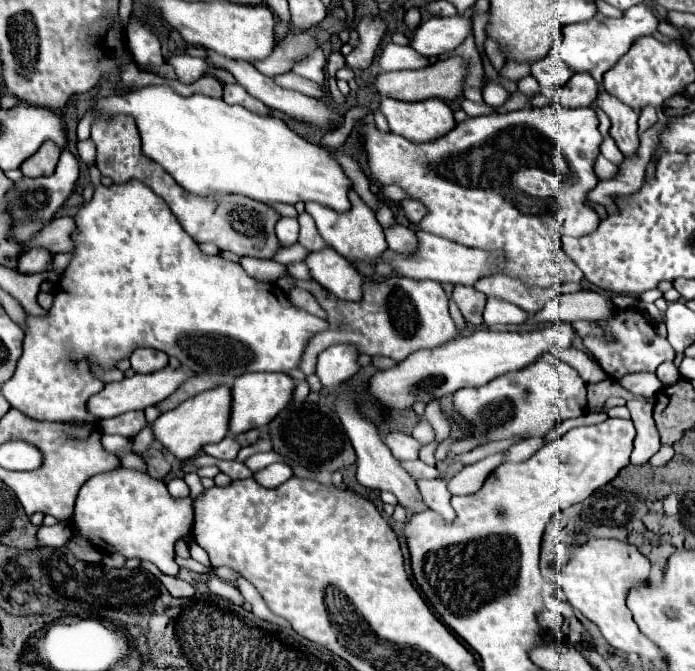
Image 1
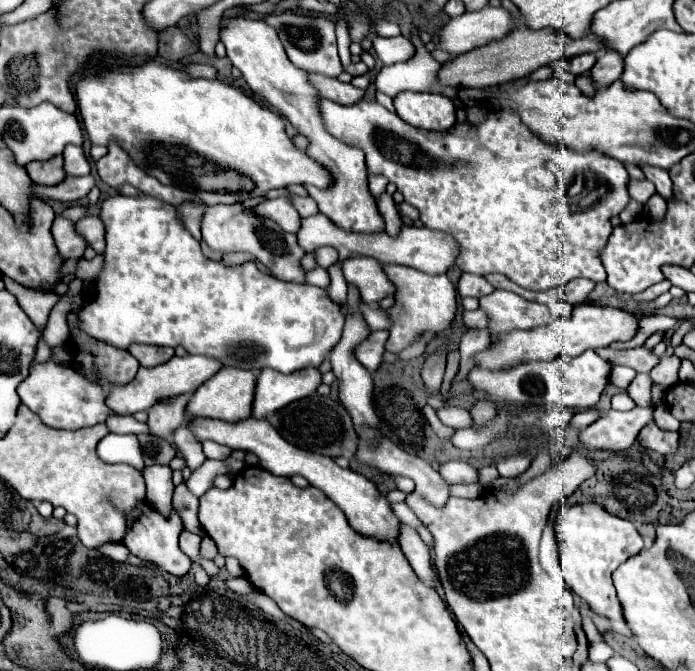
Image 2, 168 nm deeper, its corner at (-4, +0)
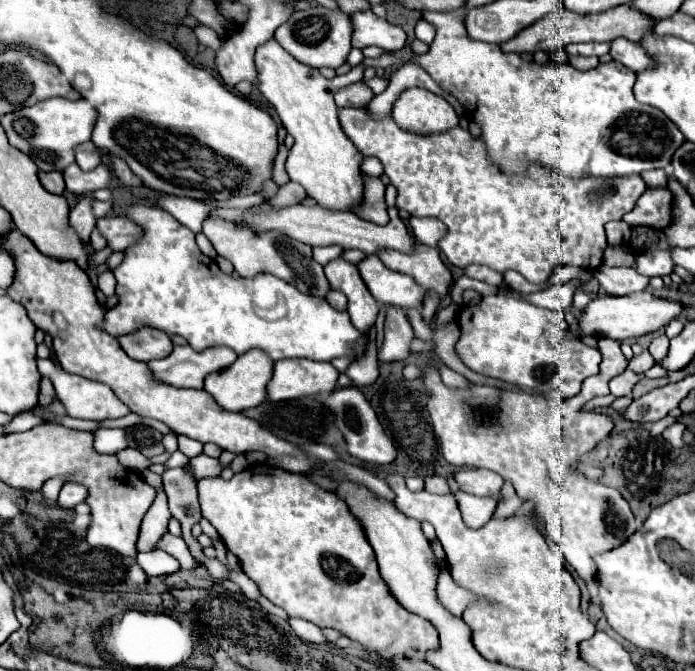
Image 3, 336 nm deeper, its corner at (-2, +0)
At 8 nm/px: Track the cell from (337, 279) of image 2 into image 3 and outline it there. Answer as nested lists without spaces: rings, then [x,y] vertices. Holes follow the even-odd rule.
[[[268,204],[256,206],[252,210],[248,210],[246,214],[246,222],[250,226],[254,226],[256,230],[276,230],[284,236],[290,236],[292,240],[298,240],[302,244],[308,246],[330,246],[330,244],[338,244],[344,250],[360,250],[364,254],[376,254],[382,248],[392,248],[398,252],[414,252],[416,248],[416,240],[414,236],[408,232],[408,228],[404,226],[404,222],[398,216],[396,208],[388,210],[390,214],[390,222],[386,226],[376,226],[374,222],[368,222],[360,216],[356,216],[354,212],[330,212],[330,210],[322,210],[322,206],[290,206],[290,208],[282,208],[282,210],[272,210]]]

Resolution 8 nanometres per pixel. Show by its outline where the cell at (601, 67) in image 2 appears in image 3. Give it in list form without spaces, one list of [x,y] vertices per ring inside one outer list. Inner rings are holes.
[[[616,38],[610,42],[610,56],[612,60],[618,60],[622,66],[632,68],[634,72],[652,66],[650,56],[636,42],[630,42],[626,38]]]

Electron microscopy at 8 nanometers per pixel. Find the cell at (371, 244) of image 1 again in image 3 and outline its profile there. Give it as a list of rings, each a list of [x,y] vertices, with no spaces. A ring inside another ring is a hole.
[[[272,38],[270,42],[262,44],[256,48],[256,88],[260,90],[260,94],[274,106],[274,110],[278,112],[284,128],[288,130],[288,134],[294,136],[294,146],[288,154],[288,160],[285,163],[286,172],[290,176],[292,182],[298,182],[304,186],[306,194],[310,198],[314,198],[322,208],[326,210],[336,210],[336,212],[352,212],[354,208],[358,208],[362,204],[364,198],[364,178],[360,172],[360,164],[364,160],[364,156],[354,148],[354,144],[350,144],[350,140],[344,136],[340,124],[338,124],[338,116],[336,116],[336,104],[334,104],[334,92],[362,80],[362,66],[352,68],[346,76],[336,76],[334,80],[326,80],[316,68],[304,66],[300,64],[296,58],[292,58],[278,42],[276,38]]]

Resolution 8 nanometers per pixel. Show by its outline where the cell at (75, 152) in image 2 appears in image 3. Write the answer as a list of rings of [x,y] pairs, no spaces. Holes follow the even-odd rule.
[[[84,142],[78,148],[74,148],[74,156],[76,156],[76,164],[88,172],[94,170],[100,162],[102,162],[102,154],[98,152],[98,148],[92,142]]]

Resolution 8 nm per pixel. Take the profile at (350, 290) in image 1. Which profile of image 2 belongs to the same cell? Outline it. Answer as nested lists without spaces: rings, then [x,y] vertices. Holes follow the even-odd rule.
[[[368,256],[350,258],[342,262],[342,270],[346,282],[352,282],[360,288],[360,296],[366,304],[376,304],[382,298],[396,294],[396,286],[388,280],[378,260]]]

